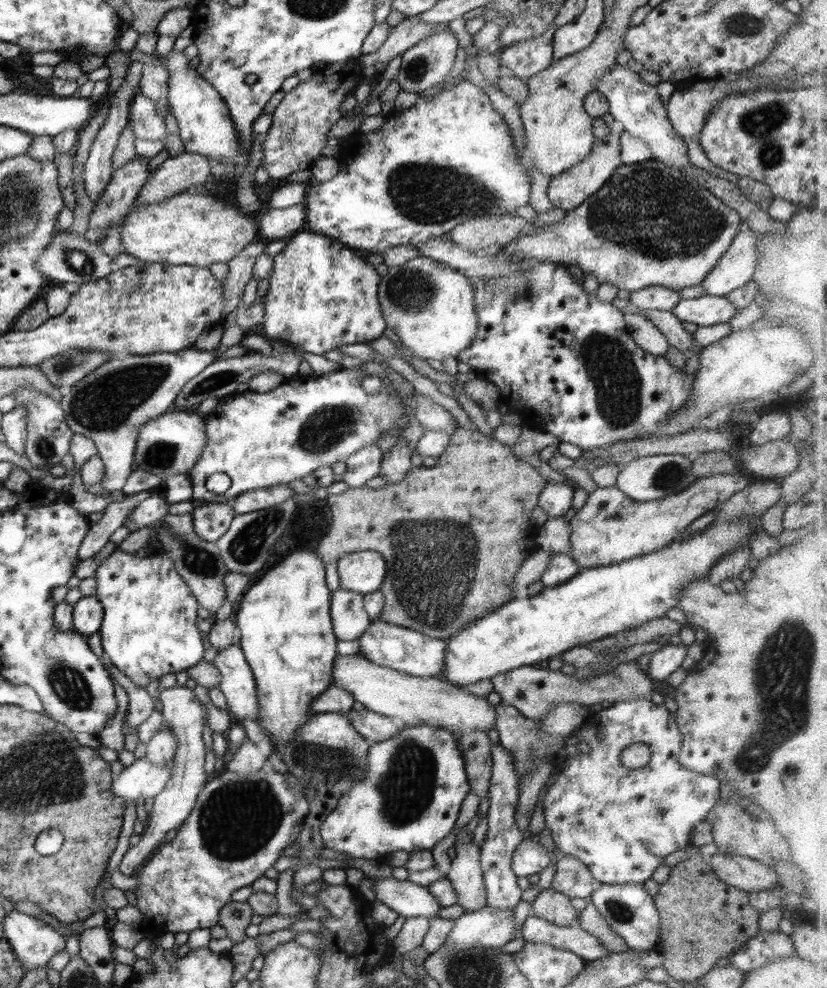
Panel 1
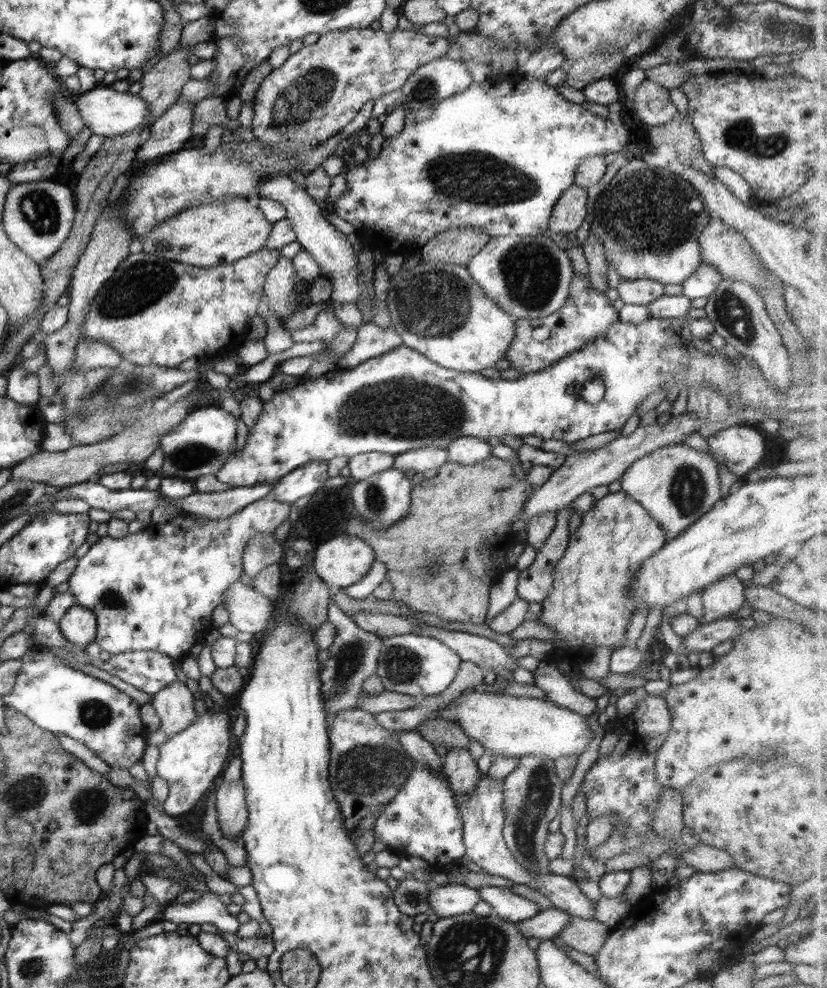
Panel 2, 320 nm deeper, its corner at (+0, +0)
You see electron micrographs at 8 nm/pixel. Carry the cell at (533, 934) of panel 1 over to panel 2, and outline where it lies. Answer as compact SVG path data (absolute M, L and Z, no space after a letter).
M482 885L479 895L492 906L492 915L499 916L511 923L518 923L542 912L535 902L512 892L512 889Z

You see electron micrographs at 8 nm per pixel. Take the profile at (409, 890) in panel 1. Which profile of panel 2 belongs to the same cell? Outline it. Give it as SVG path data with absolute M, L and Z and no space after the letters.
M462 883L437 886L428 895L430 913L436 913L439 918L448 918L462 913L471 913L481 896L475 888Z

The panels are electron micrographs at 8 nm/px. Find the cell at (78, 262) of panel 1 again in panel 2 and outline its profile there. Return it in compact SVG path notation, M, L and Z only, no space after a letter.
M60 179L13 185L3 206L3 227L12 242L32 260L48 260L70 234L76 212L74 189Z

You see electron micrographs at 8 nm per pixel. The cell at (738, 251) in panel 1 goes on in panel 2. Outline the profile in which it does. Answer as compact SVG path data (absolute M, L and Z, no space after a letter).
M703 262L698 270L681 282L682 294L690 301L705 301L708 296L712 296L713 290L716 290L722 279L723 276L715 266Z

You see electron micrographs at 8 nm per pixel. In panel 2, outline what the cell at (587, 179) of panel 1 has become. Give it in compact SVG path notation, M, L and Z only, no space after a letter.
M575 184L569 186L554 205L548 230L564 236L575 233L584 224L587 198L588 189Z

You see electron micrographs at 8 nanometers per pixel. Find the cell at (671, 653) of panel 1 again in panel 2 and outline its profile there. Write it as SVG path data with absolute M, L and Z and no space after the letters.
M722 617L721 619L699 625L688 637L682 638L687 655L692 652L711 651L726 640L734 640L745 632L740 625L740 619Z

